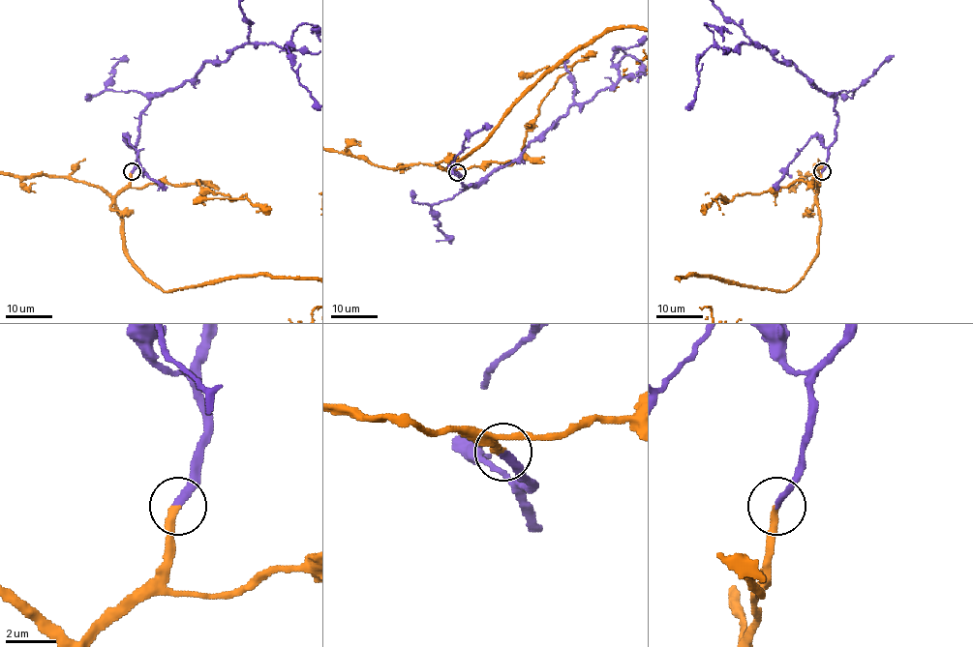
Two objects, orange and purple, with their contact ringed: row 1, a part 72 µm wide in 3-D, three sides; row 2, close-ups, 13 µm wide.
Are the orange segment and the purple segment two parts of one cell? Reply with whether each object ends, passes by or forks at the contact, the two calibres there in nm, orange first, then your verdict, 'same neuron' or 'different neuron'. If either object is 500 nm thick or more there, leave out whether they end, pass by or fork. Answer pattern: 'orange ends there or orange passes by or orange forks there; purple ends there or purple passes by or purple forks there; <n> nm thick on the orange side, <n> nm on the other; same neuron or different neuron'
orange ends there; purple ends there; 280 nm thick on the orange side, 280 nm on the other; same neuron

